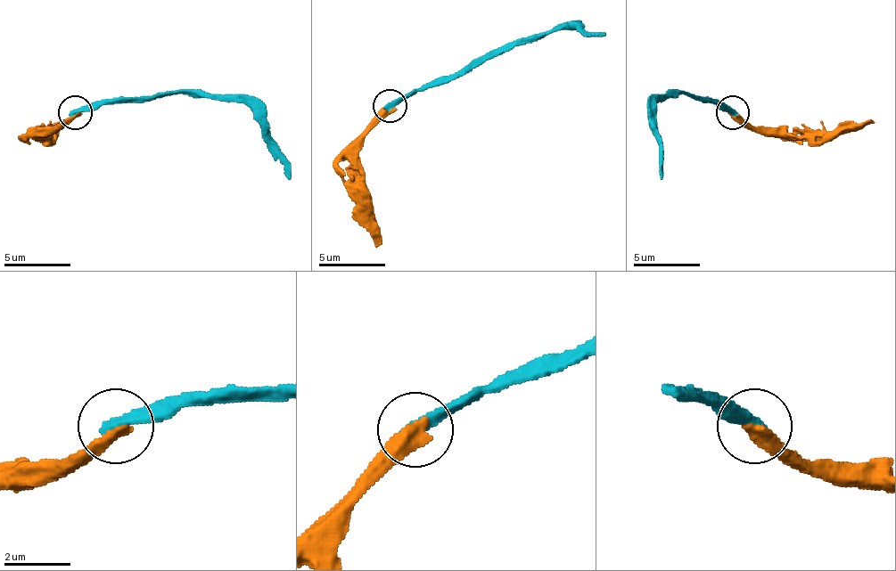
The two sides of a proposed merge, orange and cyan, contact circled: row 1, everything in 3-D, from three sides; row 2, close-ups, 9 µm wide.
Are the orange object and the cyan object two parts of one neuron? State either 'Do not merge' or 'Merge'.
Do not merge

